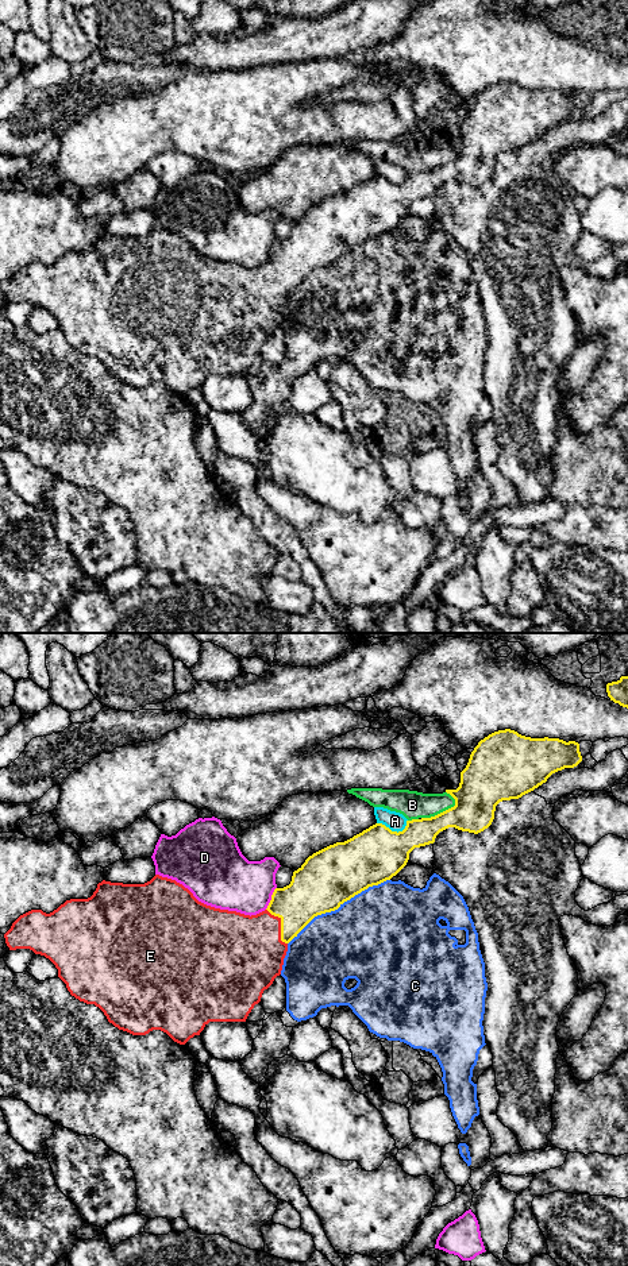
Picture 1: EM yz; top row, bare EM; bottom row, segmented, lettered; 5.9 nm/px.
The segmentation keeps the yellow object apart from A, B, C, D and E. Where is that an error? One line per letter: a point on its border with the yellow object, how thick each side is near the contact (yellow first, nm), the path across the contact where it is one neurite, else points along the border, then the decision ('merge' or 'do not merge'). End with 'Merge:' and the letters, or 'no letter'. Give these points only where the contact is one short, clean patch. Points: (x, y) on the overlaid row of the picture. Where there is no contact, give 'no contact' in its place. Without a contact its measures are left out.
A: contact yz (395, 832); calibres 320 and 110 nm; border yz (407, 819), (407, 825), (397, 832), (392, 832), (377, 822); do not merge
B: contact yz (440, 813); calibres 260 and 170 nm; do not merge
C: contact yz (338, 907); calibres 340 and 500 nm; do not merge
D: contact yz (272, 898); calibres 280 and 320 nm; do not merge
E: contact yz (281, 926); calibres 260 and 420 nm; merge
Merge: E

